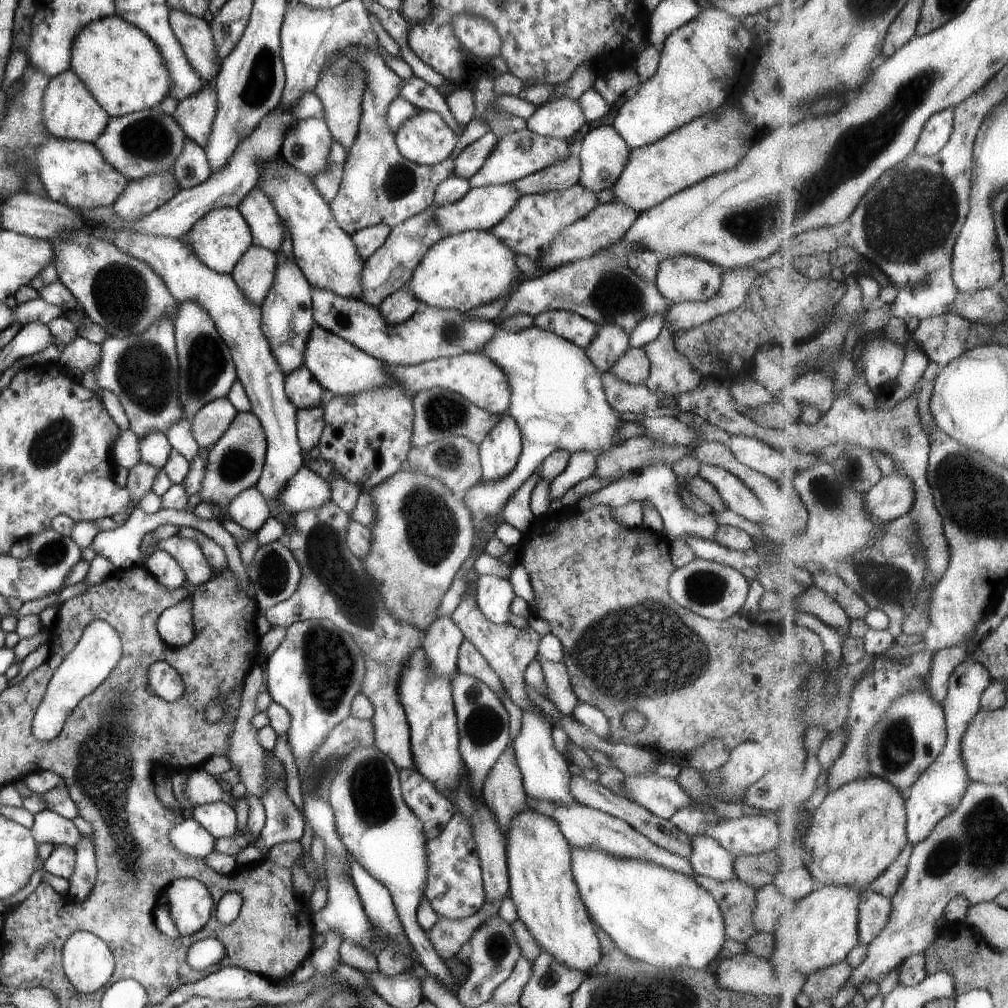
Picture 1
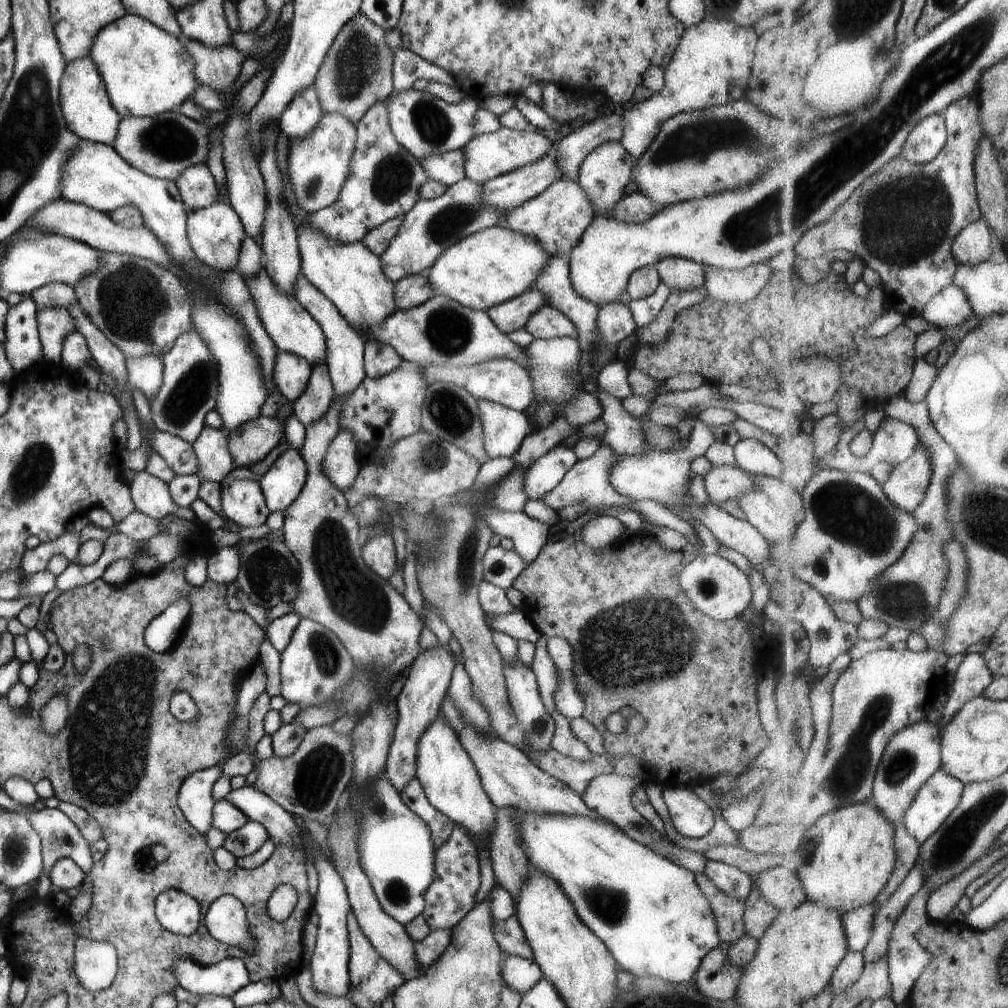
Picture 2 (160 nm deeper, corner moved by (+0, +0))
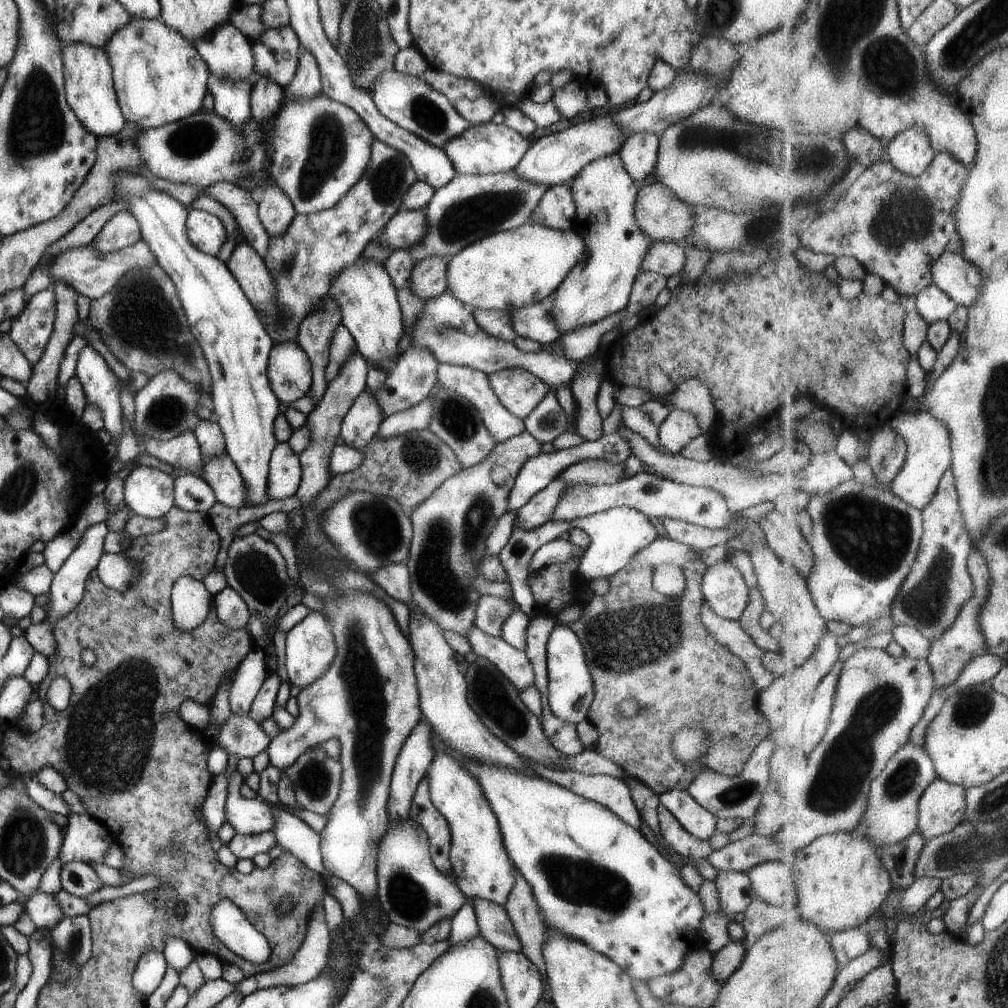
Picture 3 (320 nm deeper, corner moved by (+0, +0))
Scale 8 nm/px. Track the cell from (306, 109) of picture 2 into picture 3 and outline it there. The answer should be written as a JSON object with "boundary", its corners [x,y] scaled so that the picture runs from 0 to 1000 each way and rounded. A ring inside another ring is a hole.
{"boundary":[[[299,48],[293,73],[287,79],[287,83],[280,88],[281,98],[303,99],[303,97],[311,97],[311,95],[318,92],[319,88],[314,63],[310,58],[309,52]]]}

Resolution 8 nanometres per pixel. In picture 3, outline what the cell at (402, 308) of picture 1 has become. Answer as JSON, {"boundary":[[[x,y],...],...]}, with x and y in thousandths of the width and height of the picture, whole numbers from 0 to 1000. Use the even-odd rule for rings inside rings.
{"boundary":[[[420,256],[412,261],[406,274],[406,286],[412,296],[428,297],[443,289],[442,262],[444,256]]]}

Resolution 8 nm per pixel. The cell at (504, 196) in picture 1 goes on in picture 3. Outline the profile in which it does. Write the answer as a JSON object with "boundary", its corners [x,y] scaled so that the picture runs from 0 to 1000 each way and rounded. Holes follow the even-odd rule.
{"boundary":[[[600,113],[592,115],[586,119],[580,119],[575,123],[570,123],[557,131],[539,135],[531,139],[525,149],[519,153],[517,160],[511,165],[509,171],[515,177],[539,183],[539,185],[549,186],[558,182],[563,183],[572,174],[572,171],[584,163],[586,159],[608,153],[614,150],[614,145],[620,140],[621,135],[616,135],[606,117]]]}

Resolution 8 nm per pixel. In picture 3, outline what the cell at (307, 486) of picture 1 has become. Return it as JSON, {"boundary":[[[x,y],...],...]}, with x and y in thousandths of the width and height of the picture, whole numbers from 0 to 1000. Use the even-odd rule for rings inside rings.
{"boundary":[[[275,439],[269,448],[263,488],[269,496],[281,496],[293,491],[298,478],[296,452],[284,439]]]}

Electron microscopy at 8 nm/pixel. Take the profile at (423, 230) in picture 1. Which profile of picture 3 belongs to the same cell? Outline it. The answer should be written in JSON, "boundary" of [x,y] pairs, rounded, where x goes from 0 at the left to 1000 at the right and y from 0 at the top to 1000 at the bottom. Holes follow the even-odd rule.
{"boundary":[[[509,169],[483,174],[452,173],[446,181],[431,190],[426,201],[421,205],[424,232],[402,248],[406,250],[410,262],[420,258],[420,256],[446,256],[453,252],[457,246],[464,244],[465,240],[471,240],[483,232],[501,229],[521,221],[523,214],[527,212],[527,208],[531,206],[533,198],[537,196],[537,192],[541,188],[543,188],[543,185],[515,177]]]}

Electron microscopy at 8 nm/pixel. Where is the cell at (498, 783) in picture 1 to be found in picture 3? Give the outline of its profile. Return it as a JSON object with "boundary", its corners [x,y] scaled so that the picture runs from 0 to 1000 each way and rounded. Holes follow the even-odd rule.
{"boundary":[[[507,857],[507,867],[509,867],[509,881],[503,889],[500,898],[500,903],[505,909],[505,913],[509,915],[511,926],[517,935],[517,945],[531,956],[531,960],[535,962],[535,968],[539,970],[539,980],[541,984],[539,990],[546,994],[544,988],[544,978],[541,974],[541,958],[539,958],[539,950],[537,950],[537,938],[539,938],[539,925],[541,918],[536,910],[536,904],[533,900],[533,895],[527,887],[525,877],[519,873],[519,869],[515,867],[515,863]]]}

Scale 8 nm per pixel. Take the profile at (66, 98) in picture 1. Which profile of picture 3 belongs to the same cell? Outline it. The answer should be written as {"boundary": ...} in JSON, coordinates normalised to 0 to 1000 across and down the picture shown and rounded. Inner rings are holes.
{"boundary":[[[80,42],[66,44],[61,50],[63,60],[63,95],[76,121],[94,137],[116,133],[125,123],[112,91],[111,71],[101,48],[86,46]]]}

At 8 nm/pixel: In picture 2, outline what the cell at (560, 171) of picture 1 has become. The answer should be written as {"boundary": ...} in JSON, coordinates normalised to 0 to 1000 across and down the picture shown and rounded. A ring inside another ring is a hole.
{"boundary":[[[603,112],[590,116],[558,136],[552,145],[552,162],[560,179],[570,179],[576,158],[591,145],[613,140],[617,132],[617,115]]]}

